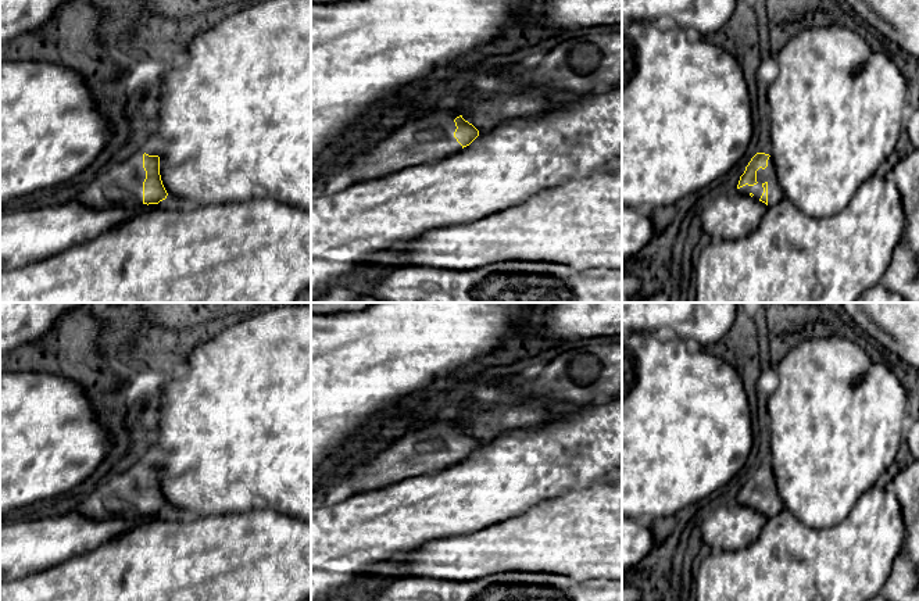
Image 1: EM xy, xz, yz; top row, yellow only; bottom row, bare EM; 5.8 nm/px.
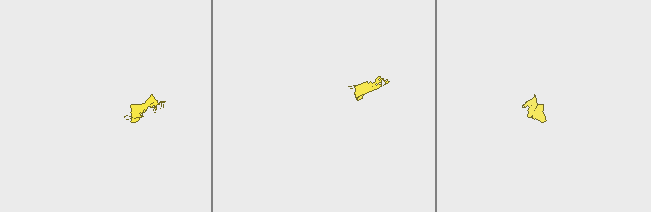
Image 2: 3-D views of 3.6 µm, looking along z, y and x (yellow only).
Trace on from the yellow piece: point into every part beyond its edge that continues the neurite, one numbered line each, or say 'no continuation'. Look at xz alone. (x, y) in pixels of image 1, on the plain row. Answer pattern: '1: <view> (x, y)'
1: xz (429, 450)

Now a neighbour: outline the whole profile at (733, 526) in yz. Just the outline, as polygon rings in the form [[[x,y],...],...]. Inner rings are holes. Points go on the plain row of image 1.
[[[739,502],[715,508],[701,525],[701,537],[712,551],[736,551],[755,541],[768,516]]]

